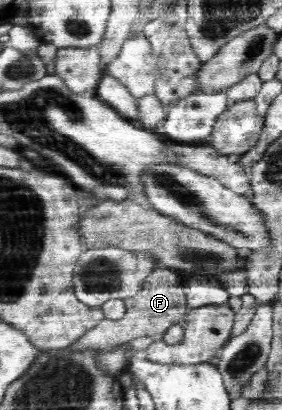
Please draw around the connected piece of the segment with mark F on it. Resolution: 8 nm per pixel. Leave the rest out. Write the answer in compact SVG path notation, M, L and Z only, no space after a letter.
M158 267L147 276L143 289L139 290L136 296L131 296L124 301L126 313L121 320L108 318L101 320L97 327L75 340L69 347L77 352L88 352L93 349L106 351L107 348L119 347L141 336L151 336L153 340L157 340L165 335L170 327L179 325L188 313L186 290L186 281L179 276L177 269Z

